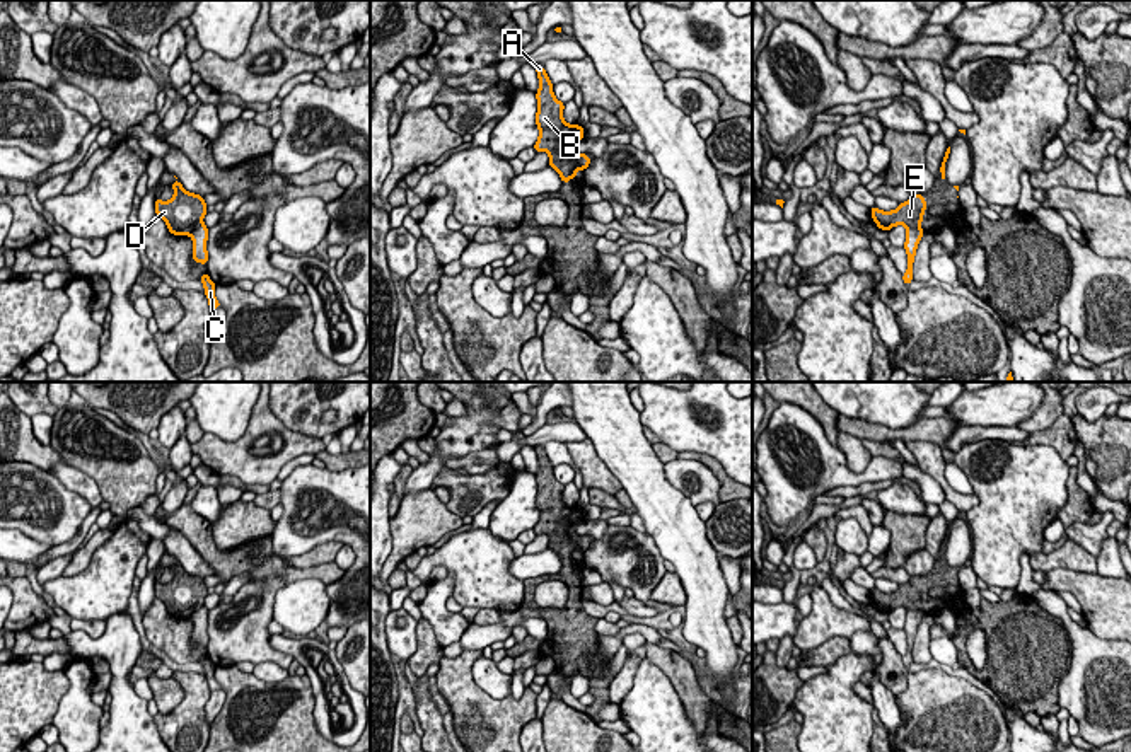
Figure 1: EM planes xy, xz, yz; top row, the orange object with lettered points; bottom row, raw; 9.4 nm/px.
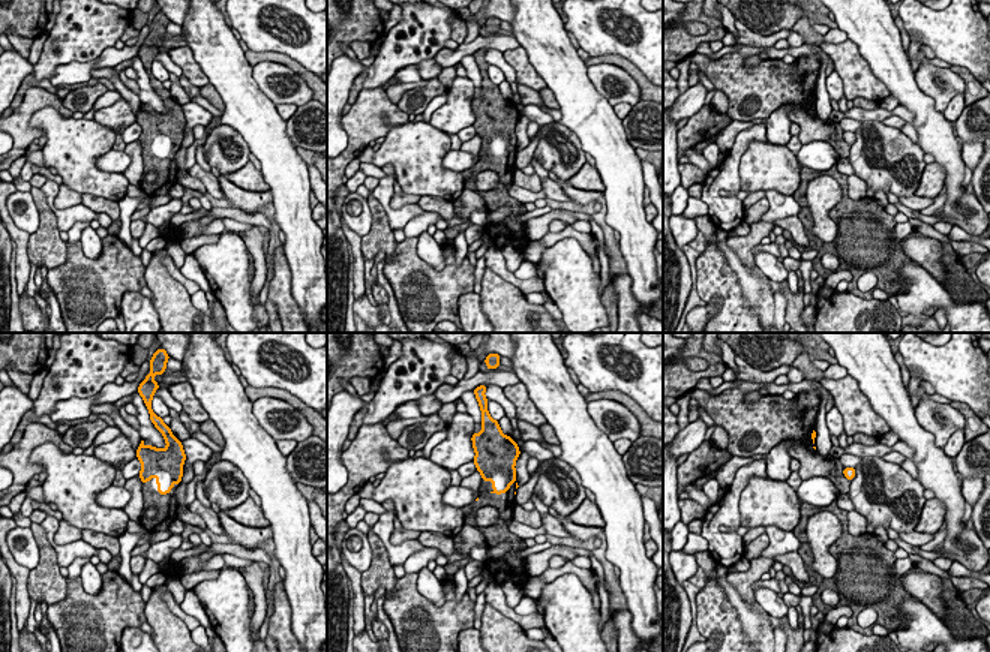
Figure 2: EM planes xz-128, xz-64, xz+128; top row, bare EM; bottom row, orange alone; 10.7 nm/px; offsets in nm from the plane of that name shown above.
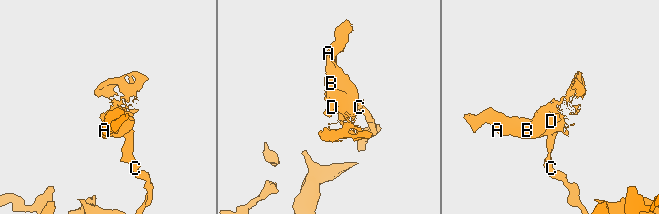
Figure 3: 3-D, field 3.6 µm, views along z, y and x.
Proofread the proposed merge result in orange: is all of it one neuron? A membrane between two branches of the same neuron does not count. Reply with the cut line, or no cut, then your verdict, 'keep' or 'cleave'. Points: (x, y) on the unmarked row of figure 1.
cut yz (920, 609), (908, 611); cleave

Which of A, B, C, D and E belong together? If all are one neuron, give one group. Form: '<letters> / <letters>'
A B D E / C

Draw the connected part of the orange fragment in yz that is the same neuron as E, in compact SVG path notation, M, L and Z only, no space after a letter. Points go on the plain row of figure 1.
M911 576L911 580L892 593L882 593L877 588L870 590L872 602L880 612L889 614L896 607L919 609L923 605L923 595L926 593L926 583L923 576Z

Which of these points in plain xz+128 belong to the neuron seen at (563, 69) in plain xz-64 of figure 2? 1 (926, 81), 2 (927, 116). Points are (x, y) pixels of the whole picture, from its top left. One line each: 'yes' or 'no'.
1: no
2: yes

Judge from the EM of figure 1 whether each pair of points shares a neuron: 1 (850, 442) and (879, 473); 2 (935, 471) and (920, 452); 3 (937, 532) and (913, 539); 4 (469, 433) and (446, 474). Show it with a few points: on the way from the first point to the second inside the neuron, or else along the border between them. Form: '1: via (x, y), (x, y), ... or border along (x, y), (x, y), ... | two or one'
1: border along (836, 445), (845, 462), (857, 473), (872, 457) | two
2: via (933, 466), (925, 457) | one
3: border along (930, 519), (923, 548) | two
4: border along (444, 466), (432, 483) | two

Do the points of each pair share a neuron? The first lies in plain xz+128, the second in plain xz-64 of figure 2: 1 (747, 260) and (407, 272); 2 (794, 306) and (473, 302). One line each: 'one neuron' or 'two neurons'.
1: one neuron
2: two neurons

